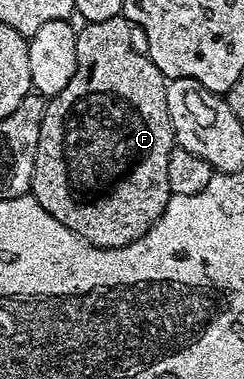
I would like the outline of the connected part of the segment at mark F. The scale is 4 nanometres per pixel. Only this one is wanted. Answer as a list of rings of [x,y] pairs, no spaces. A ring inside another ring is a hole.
[[[101,17],[87,22],[84,30],[76,33],[76,66],[74,75],[70,75],[70,83],[62,87],[58,96],[51,98],[44,106],[42,123],[40,124],[40,134],[38,135],[38,151],[34,155],[34,175],[32,176],[32,196],[46,207],[62,227],[70,227],[82,239],[86,239],[99,249],[117,249],[123,245],[129,245],[134,239],[138,239],[155,223],[162,215],[170,196],[170,183],[166,175],[168,160],[174,148],[174,138],[172,136],[172,124],[170,115],[166,111],[166,79],[154,67],[154,63],[143,52],[140,53],[132,46],[133,26],[127,17]]]

